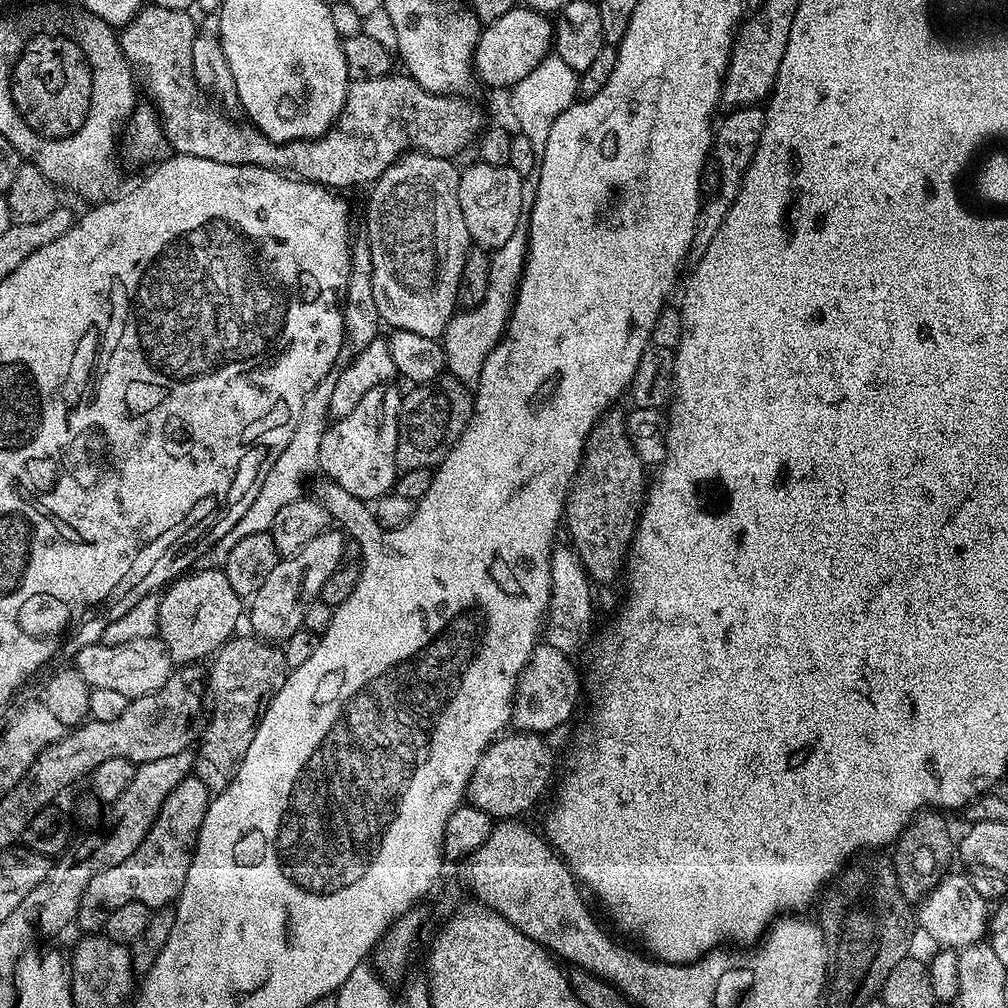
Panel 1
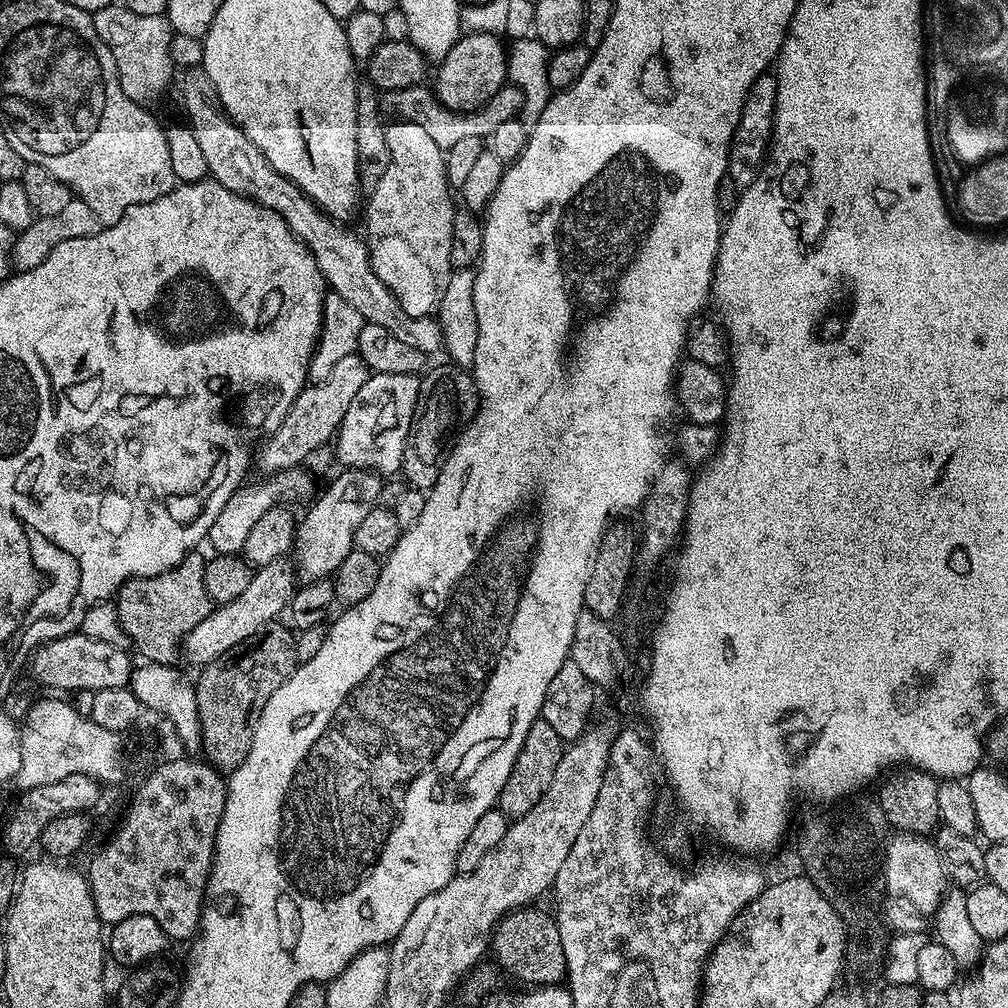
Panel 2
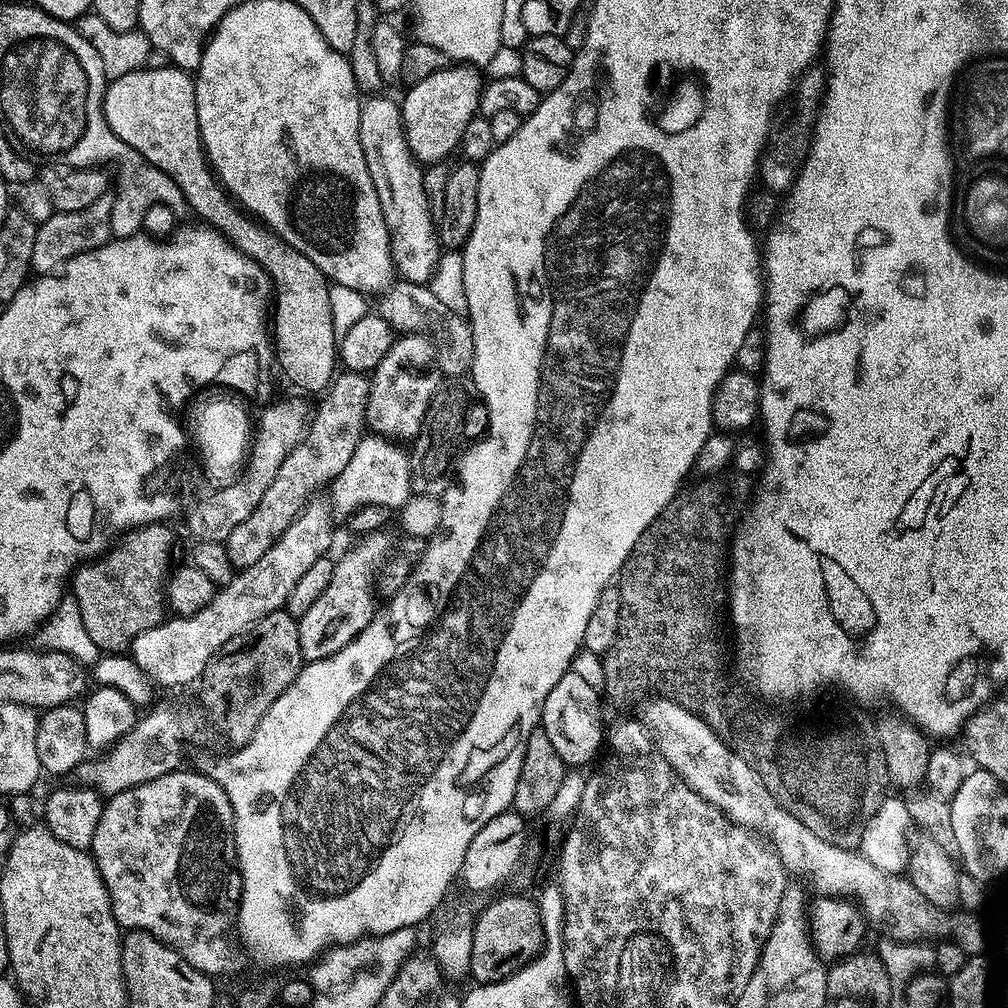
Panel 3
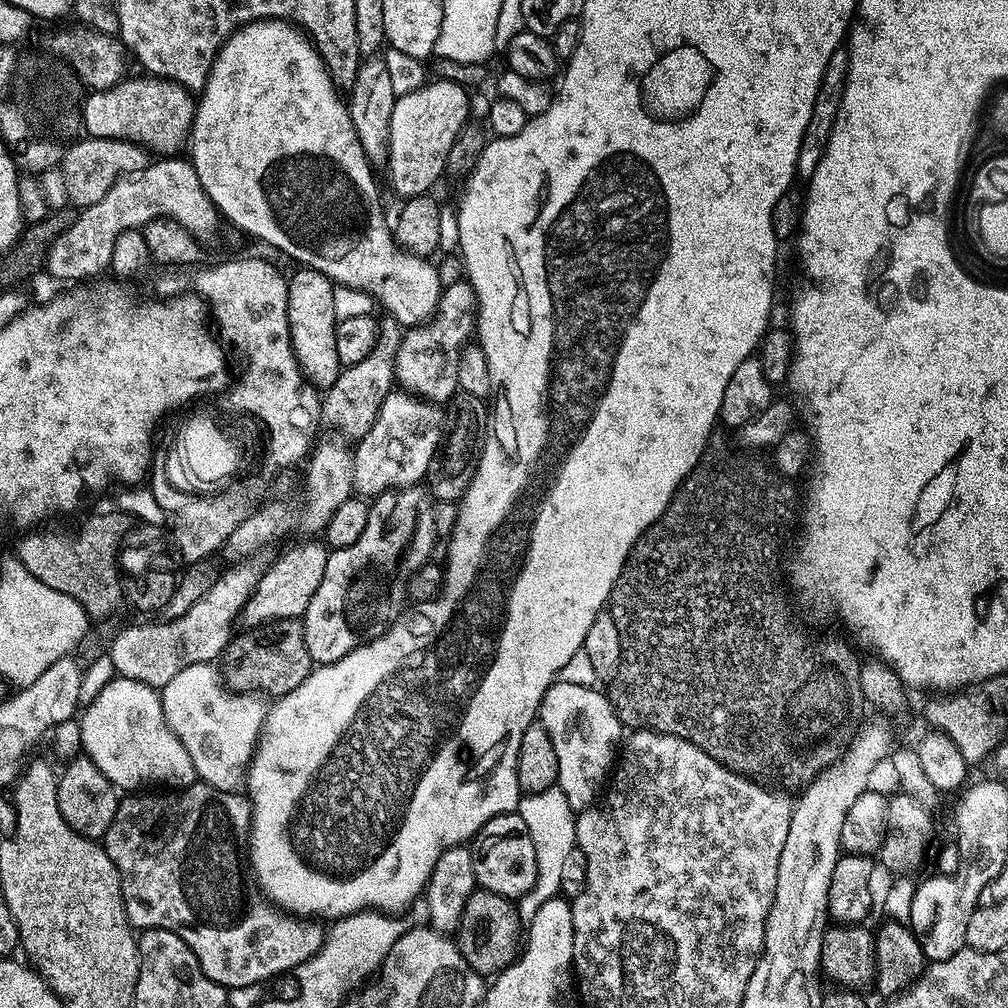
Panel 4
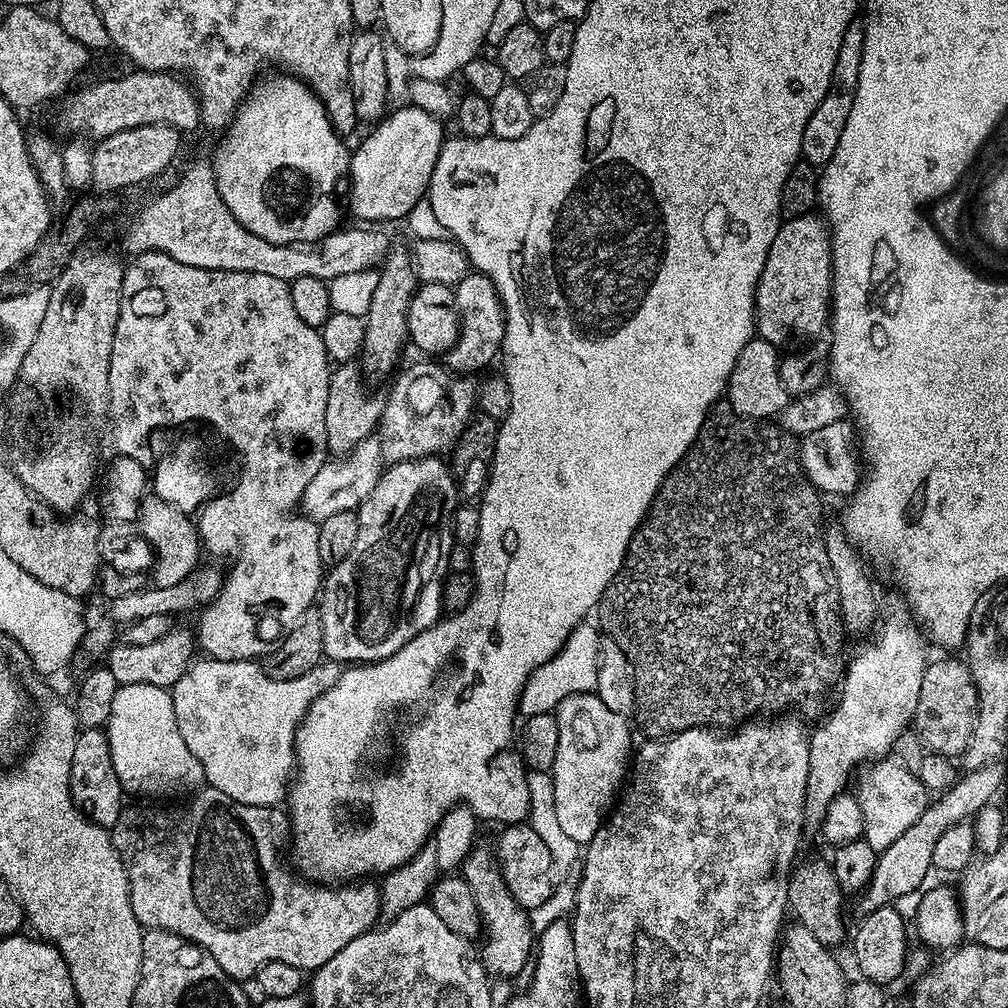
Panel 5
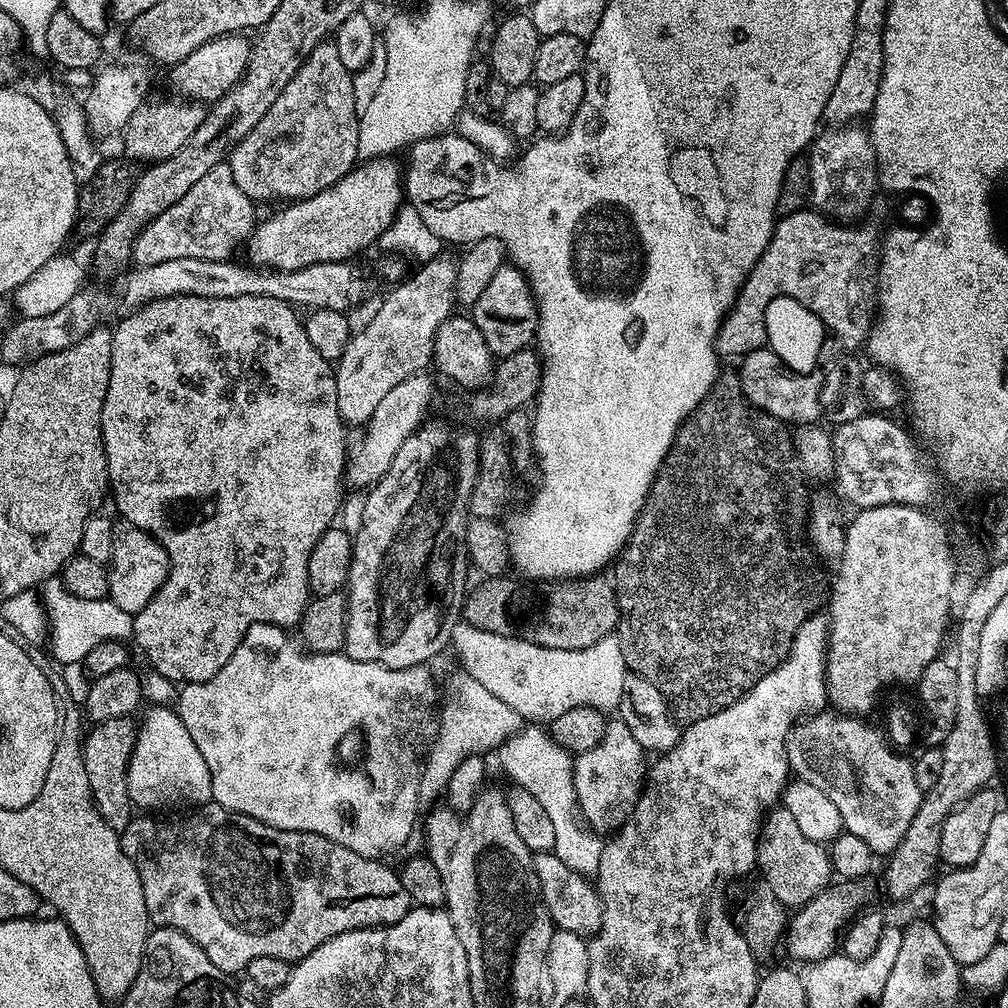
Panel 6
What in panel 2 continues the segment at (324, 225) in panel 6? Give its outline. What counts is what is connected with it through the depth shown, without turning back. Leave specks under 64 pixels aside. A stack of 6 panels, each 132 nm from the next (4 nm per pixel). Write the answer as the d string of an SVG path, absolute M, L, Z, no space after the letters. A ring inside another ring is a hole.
M469 32L461 35L456 41L456 45L446 54L446 58L439 61L436 72L436 84L434 91L440 99L441 104L445 104L451 112L474 112L478 108L484 107L494 94L498 94L500 88L505 87L508 80L508 53L506 44L503 44L499 35L490 32Z

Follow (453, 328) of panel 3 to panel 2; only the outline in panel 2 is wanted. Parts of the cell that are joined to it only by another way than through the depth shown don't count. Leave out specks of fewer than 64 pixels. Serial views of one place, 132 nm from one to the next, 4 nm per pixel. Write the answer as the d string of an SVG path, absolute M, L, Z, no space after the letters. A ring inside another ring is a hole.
M202 66L185 72L180 84L180 98L187 118L185 121L201 147L211 179L231 192L246 196L276 212L314 254L315 262L331 291L352 304L362 314L365 323L382 326L392 337L422 350L425 355L441 351L443 339L439 321L433 317L406 314L402 310L391 285L382 282L374 271L367 243L346 230L343 223L325 215L300 188L270 166L254 142L225 114L217 91Z

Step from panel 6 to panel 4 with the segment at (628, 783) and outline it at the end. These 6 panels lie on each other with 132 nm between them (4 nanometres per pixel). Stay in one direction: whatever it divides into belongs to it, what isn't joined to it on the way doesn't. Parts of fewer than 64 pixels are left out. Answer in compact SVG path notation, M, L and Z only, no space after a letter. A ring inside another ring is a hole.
M557 679L546 690L538 713L539 723L546 726L546 734L550 734L550 742L554 742L554 754L558 754L557 785L577 814L595 803L601 795L622 744L618 714L607 695L598 689Z

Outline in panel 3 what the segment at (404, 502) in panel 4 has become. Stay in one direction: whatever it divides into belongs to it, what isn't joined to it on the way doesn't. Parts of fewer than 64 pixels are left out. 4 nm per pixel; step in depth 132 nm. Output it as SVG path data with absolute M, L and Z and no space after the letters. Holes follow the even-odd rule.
M352 548L341 560L334 563L334 574L330 586L322 590L314 606L306 614L298 617L298 642L305 661L330 658L342 650L364 629L378 611L377 597L374 595L374 575L377 561L382 553L376 548Z

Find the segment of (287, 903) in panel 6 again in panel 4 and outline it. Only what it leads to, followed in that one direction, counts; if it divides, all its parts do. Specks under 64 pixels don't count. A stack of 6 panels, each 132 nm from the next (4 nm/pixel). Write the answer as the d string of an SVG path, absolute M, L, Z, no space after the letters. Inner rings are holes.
M203 782L194 783L189 788L164 790L161 793L161 796L140 796L144 794L125 795L116 808L116 821L108 827L102 841L104 853L110 858L110 862L114 862L114 866L120 875L120 885L124 895L124 909L133 929L161 928L162 930L170 930L174 934L178 934L178 938L182 938L182 942L186 942L186 946L190 946L194 958L198 958L198 966L202 966L202 974L206 974L206 978L218 982L226 990L234 987L250 986L251 984L263 985L281 974L291 973L299 964L306 962L312 957L322 946L325 929L319 923L299 922L291 915L281 914L277 911L269 903L259 887L254 886L249 873L246 871L245 861L244 864L240 861L240 855L243 852L245 855L248 848L248 838L252 826L251 803L243 795L236 792L218 790L214 786Z

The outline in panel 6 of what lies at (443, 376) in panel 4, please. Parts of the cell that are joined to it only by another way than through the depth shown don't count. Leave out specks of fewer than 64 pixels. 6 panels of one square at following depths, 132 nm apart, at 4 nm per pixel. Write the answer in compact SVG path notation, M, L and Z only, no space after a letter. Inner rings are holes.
M511 262L504 263L498 274L490 278L486 290L482 290L482 298L471 305L470 315L478 330L482 330L488 349L496 358L503 358L529 347L536 335L538 313L536 300L532 297L532 286L523 272Z

